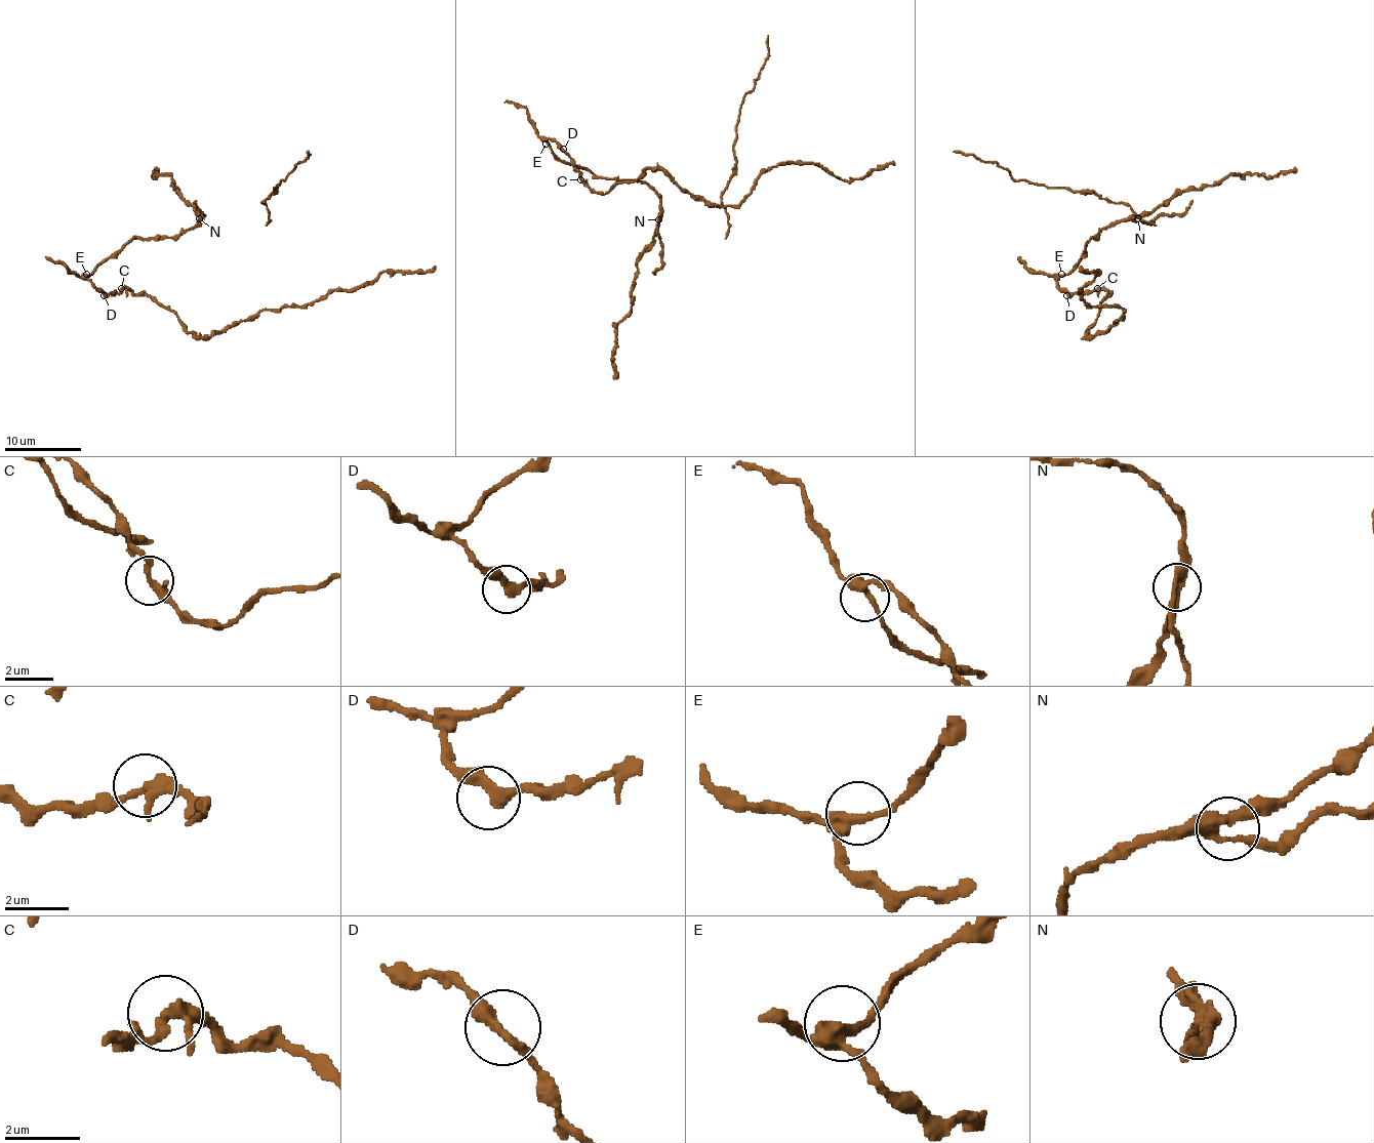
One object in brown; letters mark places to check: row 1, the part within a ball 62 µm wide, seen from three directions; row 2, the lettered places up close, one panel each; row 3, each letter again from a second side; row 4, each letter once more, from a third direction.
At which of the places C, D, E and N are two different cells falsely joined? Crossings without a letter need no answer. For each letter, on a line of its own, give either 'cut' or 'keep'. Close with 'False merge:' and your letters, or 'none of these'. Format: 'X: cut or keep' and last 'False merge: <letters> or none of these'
C: keep
D: keep
E: keep
N: keep
False merge: none of these

